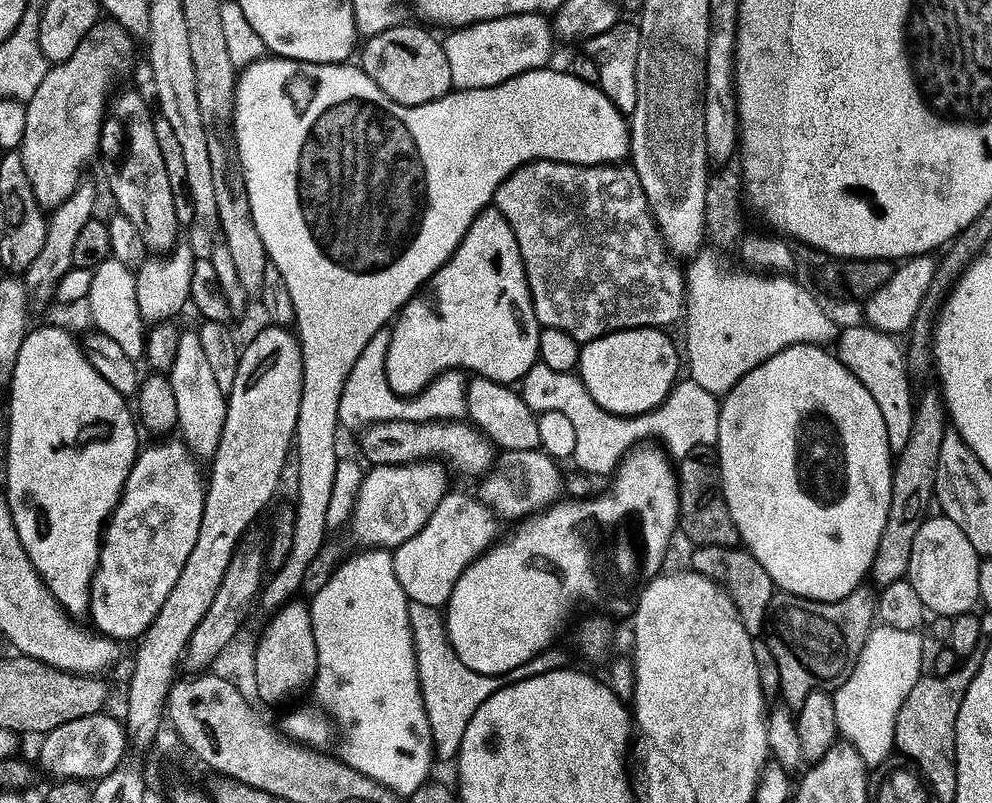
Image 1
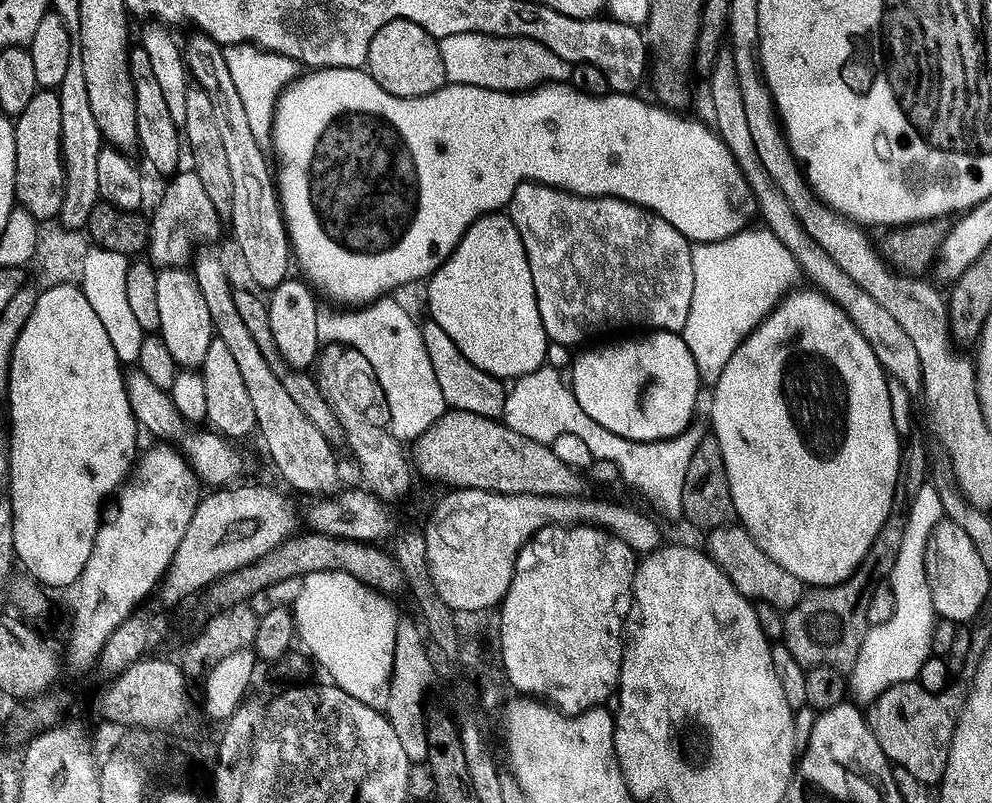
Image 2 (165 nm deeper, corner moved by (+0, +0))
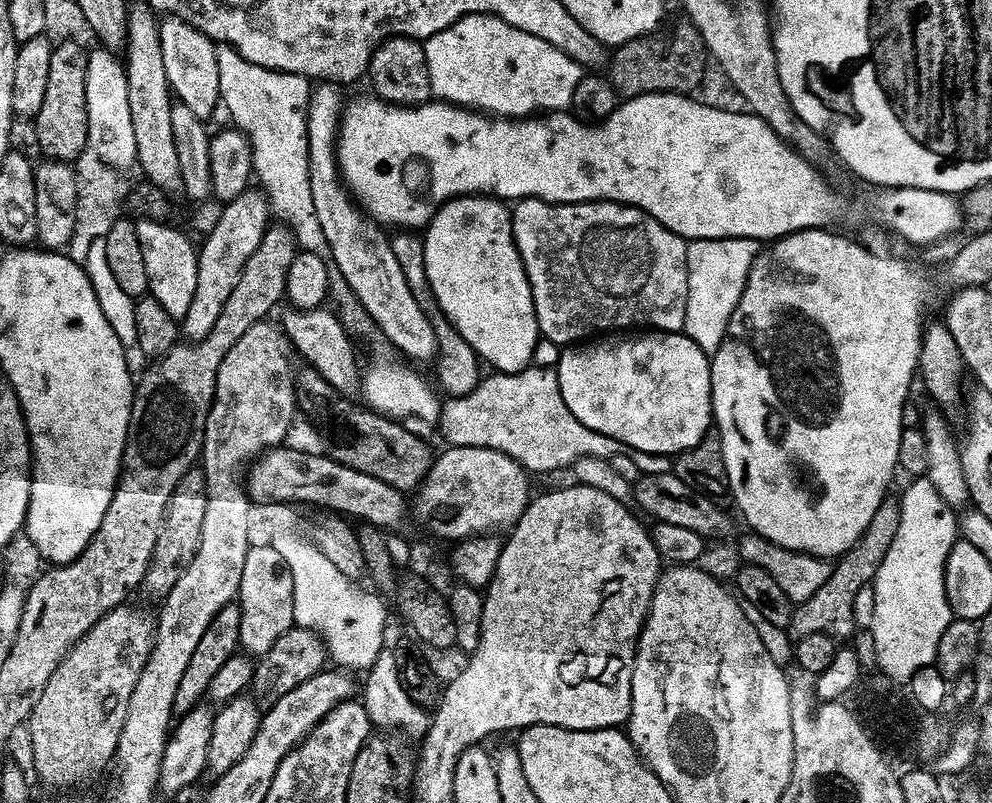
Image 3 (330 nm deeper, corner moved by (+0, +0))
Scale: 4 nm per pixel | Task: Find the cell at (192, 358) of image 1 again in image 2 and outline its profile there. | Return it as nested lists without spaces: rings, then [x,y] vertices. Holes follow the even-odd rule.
[[[183,267],[165,268],[156,272],[158,286],[158,334],[166,342],[166,350],[170,352],[176,365],[184,370],[196,370],[206,358],[206,350],[210,350],[210,342],[214,339],[210,306],[206,306],[206,298],[202,298],[202,290],[198,290],[198,282],[191,271]]]

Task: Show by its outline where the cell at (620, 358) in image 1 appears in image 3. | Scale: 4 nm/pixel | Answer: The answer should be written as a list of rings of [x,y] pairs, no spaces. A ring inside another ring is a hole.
[[[644,330],[639,334],[625,336],[628,336],[625,340],[592,338],[561,351],[560,361],[554,371],[562,390],[562,398],[566,406],[570,406],[570,414],[574,414],[582,426],[590,426],[590,430],[598,430],[598,434],[614,438],[628,450],[671,457],[698,446],[709,435],[714,424],[709,353],[702,351],[683,331]]]

